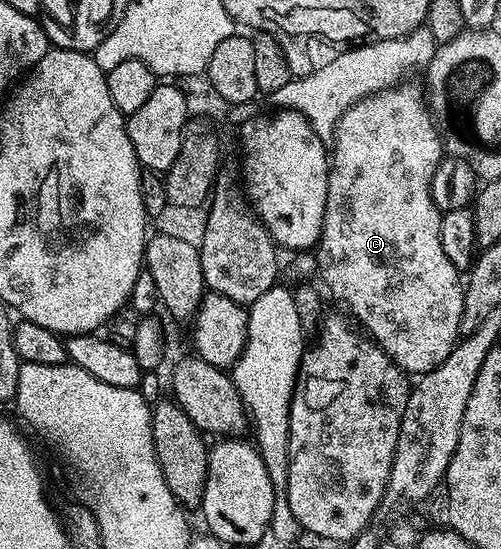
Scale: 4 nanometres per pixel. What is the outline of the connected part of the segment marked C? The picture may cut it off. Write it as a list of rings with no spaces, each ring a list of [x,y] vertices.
[[[402,82],[396,87],[385,88],[381,92],[374,92],[372,96],[363,97],[361,101],[355,102],[347,109],[337,121],[337,128],[331,139],[331,167],[329,170],[329,181],[327,182],[327,206],[325,217],[321,227],[321,239],[316,249],[317,272],[321,280],[350,308],[352,319],[377,344],[398,366],[407,374],[420,374],[435,370],[443,358],[451,354],[451,350],[457,344],[461,331],[461,315],[463,314],[463,298],[465,297],[465,286],[462,273],[451,266],[447,254],[443,254],[443,242],[439,238],[439,226],[441,225],[441,214],[431,198],[431,186],[433,175],[443,159],[443,137],[434,121],[432,112],[423,95],[422,85]]]

